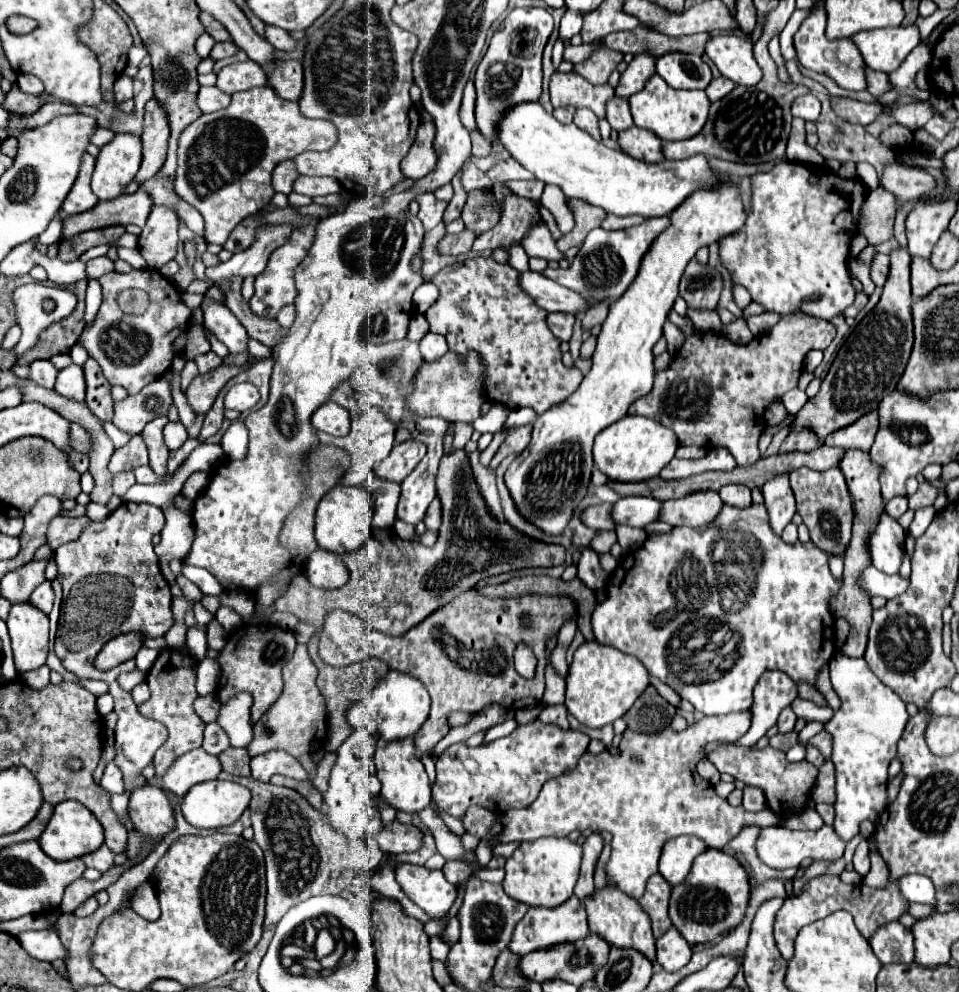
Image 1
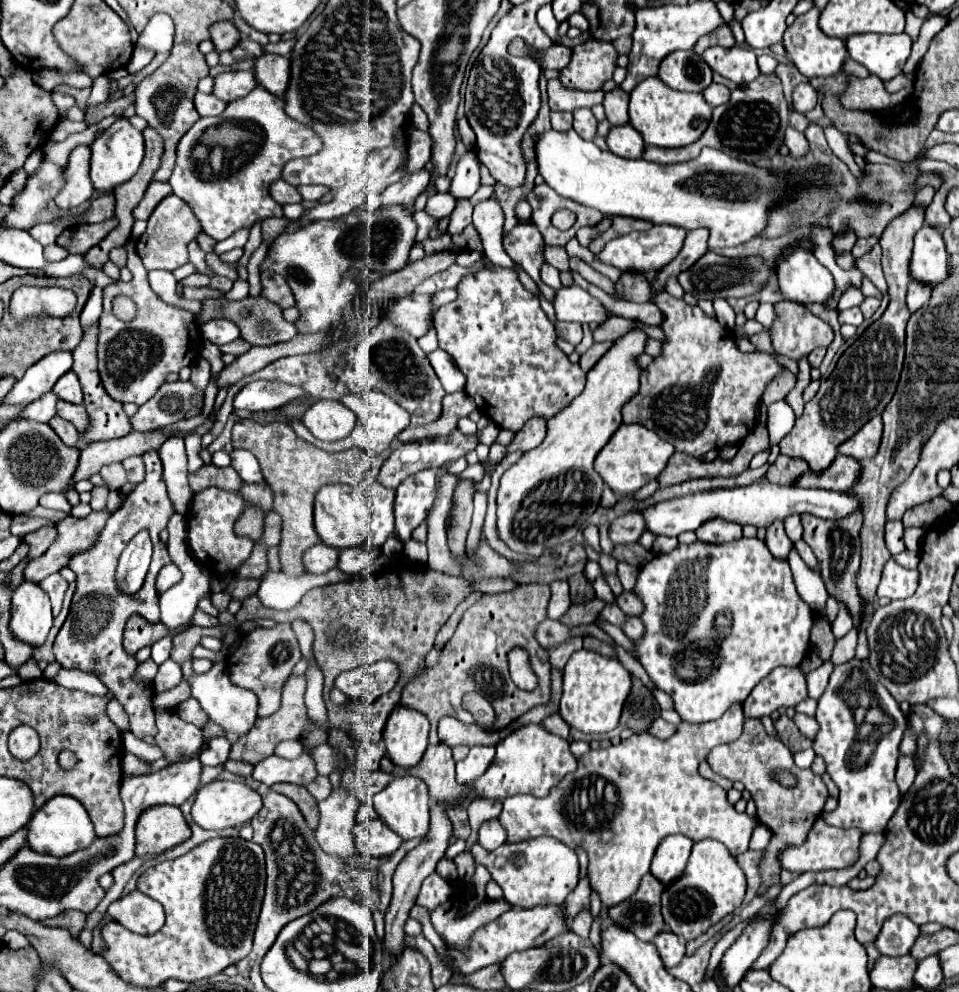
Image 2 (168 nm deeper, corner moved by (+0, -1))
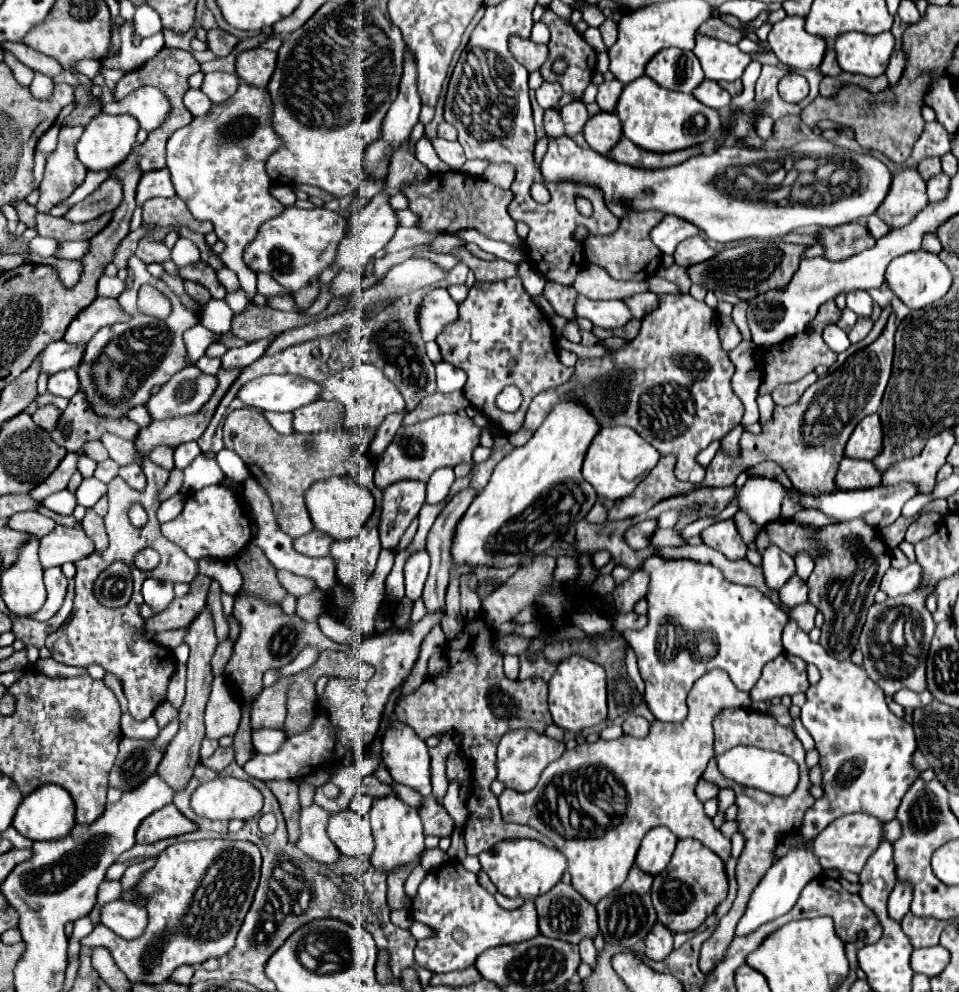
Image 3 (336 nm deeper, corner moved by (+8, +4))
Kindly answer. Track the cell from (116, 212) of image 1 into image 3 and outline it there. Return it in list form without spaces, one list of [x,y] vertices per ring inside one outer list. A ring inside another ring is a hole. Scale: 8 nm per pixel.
[[[166,168],[146,172],[142,174],[142,182],[138,184],[138,194],[136,194],[136,204],[142,206],[146,200],[154,196],[174,196],[174,186],[170,180],[170,172]]]

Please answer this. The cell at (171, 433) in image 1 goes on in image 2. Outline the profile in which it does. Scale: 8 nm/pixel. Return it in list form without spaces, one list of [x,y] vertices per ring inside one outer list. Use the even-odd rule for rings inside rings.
[[[172,437],[168,439],[160,451],[160,461],[164,467],[164,481],[168,487],[168,495],[174,503],[174,509],[180,515],[188,515],[190,503],[194,493],[188,487],[188,469],[186,469],[186,449],[184,449],[184,441],[180,437]]]

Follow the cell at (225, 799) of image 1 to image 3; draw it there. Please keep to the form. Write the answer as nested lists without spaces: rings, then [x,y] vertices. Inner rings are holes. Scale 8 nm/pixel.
[[[214,778],[194,790],[192,810],[208,820],[248,820],[262,810],[262,794],[246,780]]]

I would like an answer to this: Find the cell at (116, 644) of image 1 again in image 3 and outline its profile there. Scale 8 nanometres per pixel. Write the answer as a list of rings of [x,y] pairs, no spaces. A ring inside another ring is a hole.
[[[198,574],[190,584],[190,592],[184,598],[174,598],[164,612],[156,614],[154,618],[148,618],[144,630],[148,634],[158,634],[164,630],[188,628],[190,622],[194,622],[194,618],[198,618],[198,614],[202,614],[206,606],[210,582],[212,580],[206,574]]]

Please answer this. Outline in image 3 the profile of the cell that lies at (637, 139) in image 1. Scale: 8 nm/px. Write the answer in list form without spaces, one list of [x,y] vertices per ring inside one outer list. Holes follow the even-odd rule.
[[[600,112],[584,126],[584,138],[592,150],[608,154],[622,138],[622,122],[614,112]]]

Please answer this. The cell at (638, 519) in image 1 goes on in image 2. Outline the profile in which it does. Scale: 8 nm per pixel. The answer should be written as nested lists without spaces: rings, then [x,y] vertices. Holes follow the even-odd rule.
[[[764,477],[756,479],[748,487],[736,487],[736,489],[716,489],[716,491],[704,491],[704,493],[694,493],[670,501],[662,501],[646,511],[642,511],[648,529],[654,535],[666,535],[666,537],[678,537],[684,531],[696,531],[702,523],[710,519],[726,519],[738,525],[754,525],[756,529],[760,527],[770,527],[774,521],[782,521],[788,515],[802,515],[810,513],[820,519],[844,519],[856,511],[862,511],[862,501],[858,495],[846,495],[838,491],[826,491],[826,489],[804,489],[804,487],[784,487],[770,483]]]

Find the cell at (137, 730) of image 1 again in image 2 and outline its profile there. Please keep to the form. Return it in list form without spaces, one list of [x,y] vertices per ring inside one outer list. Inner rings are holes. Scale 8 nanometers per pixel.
[[[150,451],[148,455],[142,457],[146,465],[146,481],[136,485],[124,499],[122,507],[108,517],[108,523],[96,541],[96,547],[78,553],[70,559],[68,567],[76,573],[76,593],[72,599],[72,609],[62,625],[56,641],[54,641],[54,655],[56,661],[66,667],[66,669],[80,669],[86,673],[94,673],[110,691],[112,695],[124,705],[128,717],[130,717],[130,731],[142,739],[146,735],[156,735],[156,723],[154,723],[154,685],[152,681],[136,681],[134,673],[138,667],[138,661],[134,661],[132,655],[124,653],[122,647],[122,631],[132,615],[142,615],[150,623],[160,621],[160,609],[156,601],[156,575],[158,571],[168,565],[172,559],[168,555],[166,543],[160,541],[158,533],[166,529],[168,519],[174,513],[174,505],[166,493],[166,483],[162,479],[160,471],[160,457],[156,451]],[[142,529],[150,531],[150,539],[154,545],[151,563],[144,580],[142,591],[138,591],[134,597],[130,595],[120,595],[114,587],[114,569],[116,569],[116,559],[120,557],[120,551],[124,551],[126,543]]]

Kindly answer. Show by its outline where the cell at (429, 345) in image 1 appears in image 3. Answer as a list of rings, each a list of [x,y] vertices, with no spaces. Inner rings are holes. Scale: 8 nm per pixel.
[[[440,360],[434,362],[436,368],[436,384],[438,384],[438,392],[456,392],[462,390],[466,384],[466,374],[464,370]]]

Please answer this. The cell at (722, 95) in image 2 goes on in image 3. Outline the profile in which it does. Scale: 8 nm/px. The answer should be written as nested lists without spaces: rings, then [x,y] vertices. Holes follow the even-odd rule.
[[[704,80],[692,94],[702,104],[716,108],[716,110],[726,110],[730,106],[730,100],[732,100],[732,96],[718,82],[712,82],[712,80]]]

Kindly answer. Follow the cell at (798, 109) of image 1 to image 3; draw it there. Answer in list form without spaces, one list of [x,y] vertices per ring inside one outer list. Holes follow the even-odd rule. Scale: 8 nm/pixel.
[[[788,72],[778,84],[778,92],[780,92],[782,100],[798,104],[800,100],[804,100],[808,96],[808,82],[804,76],[800,76],[796,72]]]

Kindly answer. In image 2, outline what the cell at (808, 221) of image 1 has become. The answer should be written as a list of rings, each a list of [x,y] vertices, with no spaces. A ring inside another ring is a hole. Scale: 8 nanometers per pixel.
[[[800,249],[778,265],[778,281],[784,297],[802,305],[824,303],[834,291],[830,271],[822,267],[810,251]]]

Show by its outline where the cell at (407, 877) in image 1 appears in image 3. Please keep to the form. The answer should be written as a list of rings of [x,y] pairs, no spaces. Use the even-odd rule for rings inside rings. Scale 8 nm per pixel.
[[[448,862],[438,872],[430,872],[418,886],[418,894],[412,902],[412,916],[436,930],[436,936],[420,940],[414,956],[416,964],[430,972],[452,972],[472,966],[488,948],[500,944],[516,944],[538,936],[538,916],[532,900],[516,910],[504,910],[496,904],[494,896],[488,894],[476,880],[476,874],[468,872],[460,862]]]

